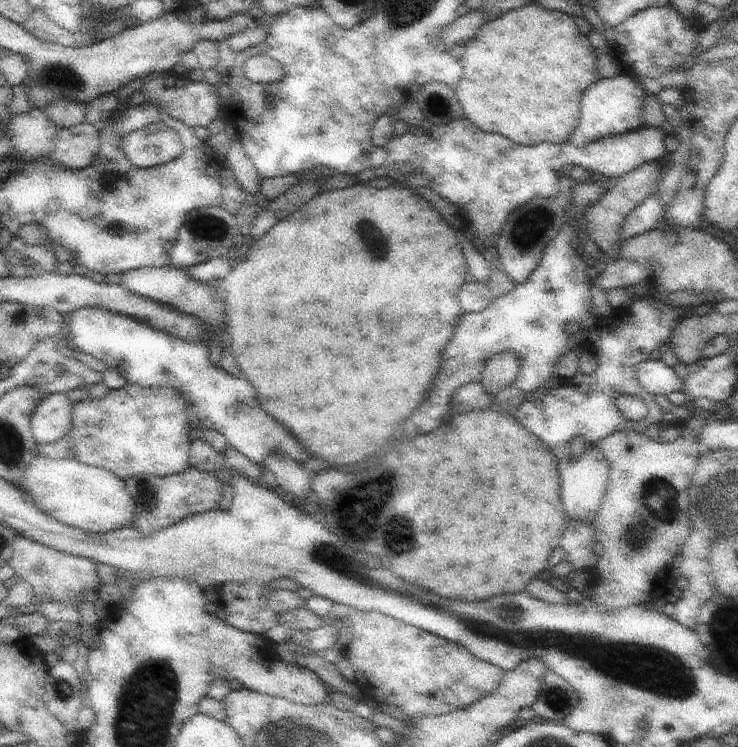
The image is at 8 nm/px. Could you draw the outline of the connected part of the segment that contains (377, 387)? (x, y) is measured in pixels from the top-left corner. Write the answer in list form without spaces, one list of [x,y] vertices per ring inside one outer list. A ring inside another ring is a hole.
[[[356,183],[343,189],[330,188],[327,191],[321,192],[318,196],[311,198],[302,208],[299,208],[294,214],[289,214],[286,218],[279,220],[270,231],[266,232],[263,236],[256,240],[250,240],[249,251],[246,258],[238,264],[234,264],[231,272],[225,278],[225,315],[227,320],[227,332],[231,335],[231,348],[234,348],[234,356],[237,364],[240,364],[244,376],[248,378],[248,382],[252,382],[252,386],[256,388],[258,398],[262,408],[271,414],[274,418],[277,418],[280,424],[286,428],[290,428],[290,432],[301,442],[301,445],[305,446],[305,449],[309,450],[313,456],[323,458],[328,461],[332,467],[350,466],[350,464],[356,464],[356,462],[362,462],[366,460],[368,456],[372,456],[374,452],[380,450],[380,446],[384,446],[384,442],[388,442],[394,434],[394,430],[400,426],[402,420],[406,420],[410,414],[412,414],[420,404],[422,400],[426,398],[426,392],[432,384],[432,380],[436,378],[438,370],[440,370],[440,362],[442,362],[442,352],[446,350],[448,343],[452,340],[458,320],[460,316],[464,314],[462,308],[460,308],[460,302],[458,302],[458,290],[462,288],[465,283],[464,277],[468,271],[468,265],[464,259],[464,253],[462,253],[462,246],[460,246],[459,238],[456,238],[456,233],[440,216],[440,213],[436,211],[434,206],[430,202],[426,202],[426,199],[418,194],[414,194],[410,188],[405,186],[394,186],[389,188],[376,189],[371,187],[369,183]]]

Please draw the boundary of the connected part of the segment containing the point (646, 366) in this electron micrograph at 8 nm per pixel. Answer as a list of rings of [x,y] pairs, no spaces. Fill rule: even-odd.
[[[656,356],[643,360],[636,369],[636,378],[644,390],[656,394],[670,394],[682,391],[683,380],[674,372],[673,367],[667,366]]]

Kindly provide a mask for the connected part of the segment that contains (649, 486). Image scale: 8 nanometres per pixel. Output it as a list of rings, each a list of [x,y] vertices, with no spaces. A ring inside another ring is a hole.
[[[693,411],[689,424],[686,424],[674,442],[656,442],[648,438],[645,432],[627,430],[616,431],[599,442],[599,449],[609,462],[610,472],[602,504],[592,526],[595,537],[603,544],[604,551],[594,568],[594,572],[598,572],[600,580],[604,582],[596,584],[594,602],[617,609],[653,601],[663,602],[667,599],[674,584],[670,576],[672,562],[679,556],[691,533],[689,490],[702,453],[697,438],[708,418],[708,414],[704,416]]]

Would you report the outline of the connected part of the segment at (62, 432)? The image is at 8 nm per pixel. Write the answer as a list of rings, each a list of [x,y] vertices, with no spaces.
[[[66,391],[50,393],[33,411],[33,437],[38,443],[64,438],[73,427],[74,401]]]

